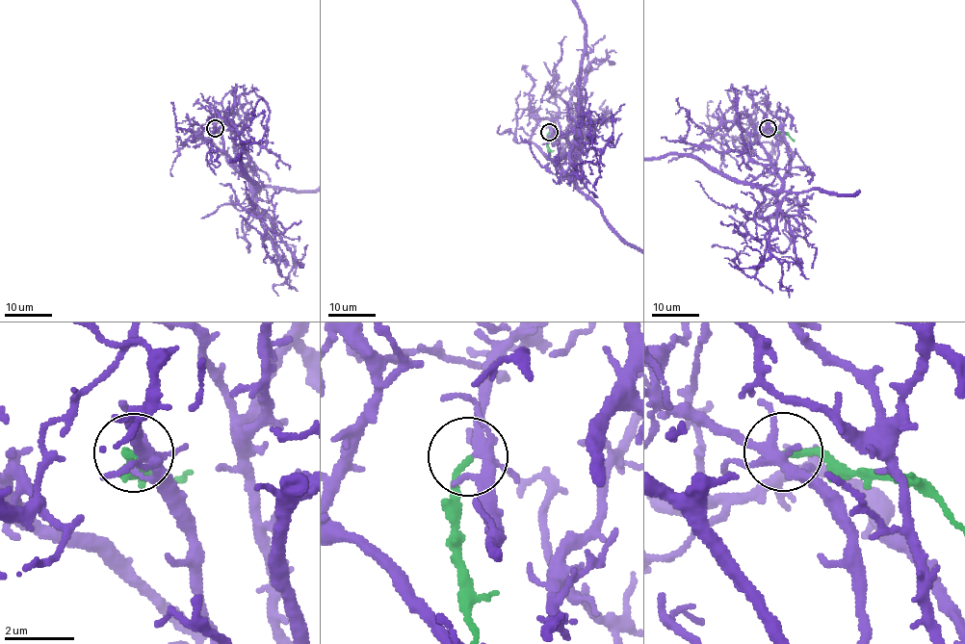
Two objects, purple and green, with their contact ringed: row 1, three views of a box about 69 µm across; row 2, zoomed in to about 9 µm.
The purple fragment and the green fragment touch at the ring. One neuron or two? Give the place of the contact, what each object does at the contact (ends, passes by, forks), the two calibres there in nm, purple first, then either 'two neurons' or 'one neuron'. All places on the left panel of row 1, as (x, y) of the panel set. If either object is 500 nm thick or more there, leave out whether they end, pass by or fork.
at (215, 128); purple forks there; green ends there; 280 nm thick on the purple side, 180 nm on the other; one neuron

